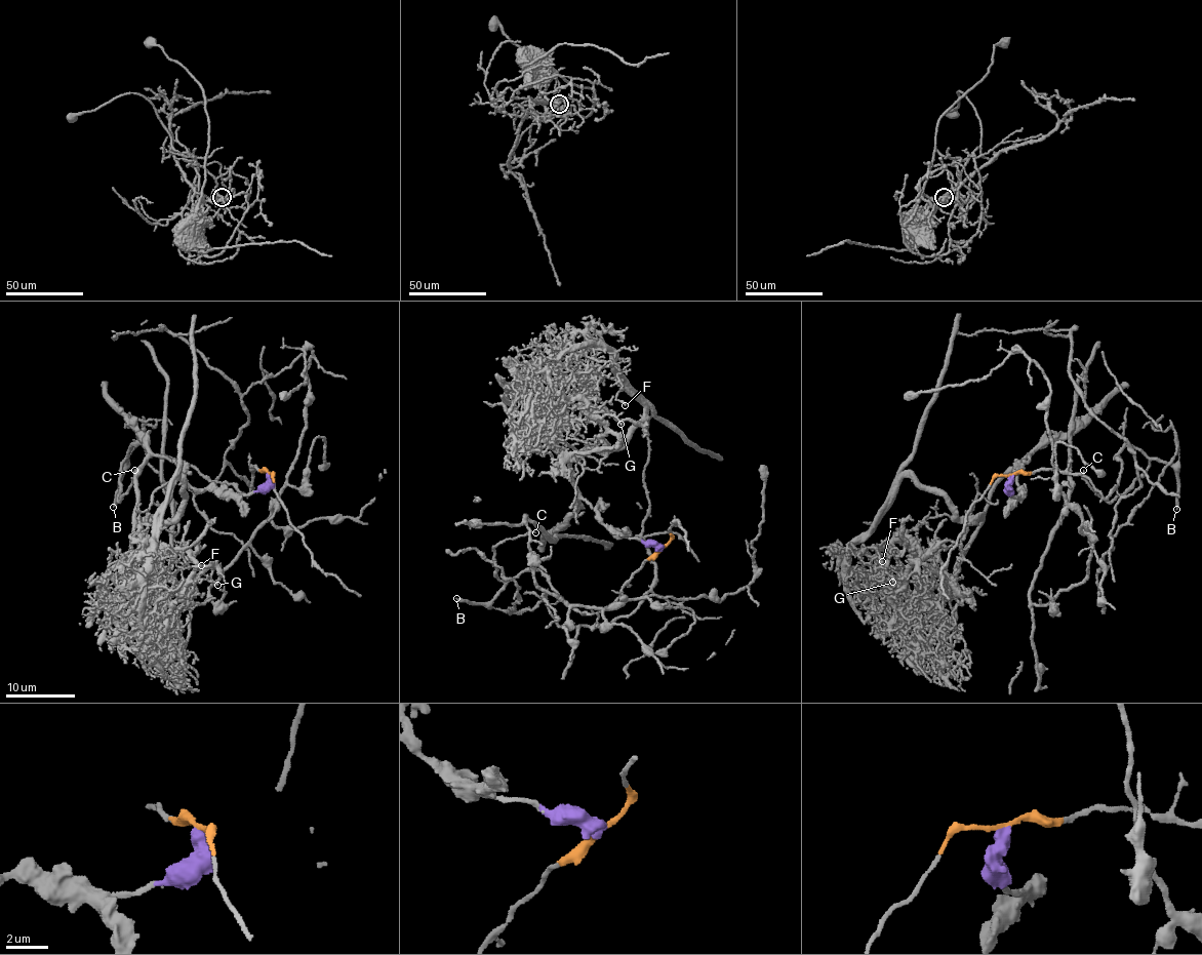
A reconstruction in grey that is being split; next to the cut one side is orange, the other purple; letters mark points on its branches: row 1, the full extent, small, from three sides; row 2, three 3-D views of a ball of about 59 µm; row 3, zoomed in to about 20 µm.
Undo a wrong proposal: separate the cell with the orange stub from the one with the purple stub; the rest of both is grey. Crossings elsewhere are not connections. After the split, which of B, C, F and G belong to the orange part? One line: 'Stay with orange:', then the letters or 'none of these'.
Stay with orange: B, C

